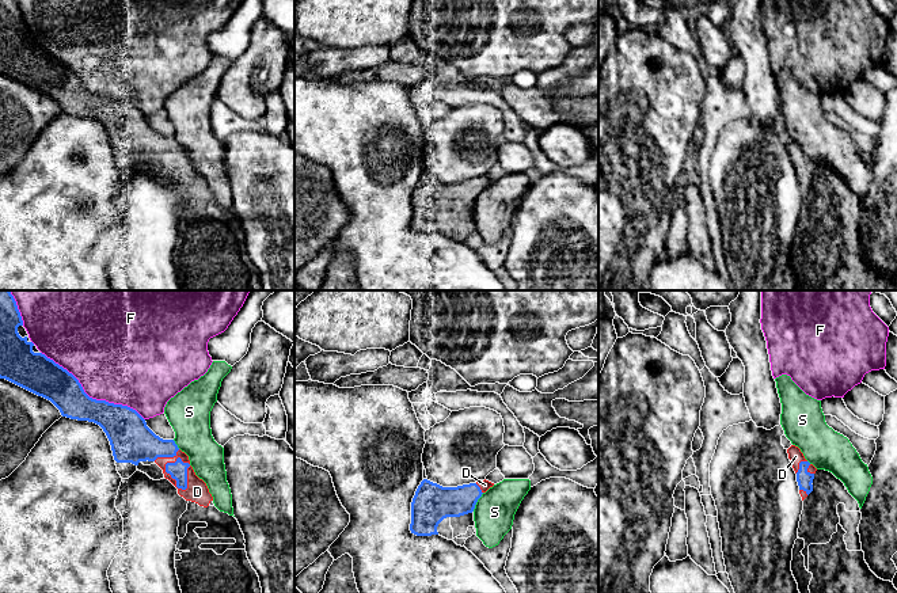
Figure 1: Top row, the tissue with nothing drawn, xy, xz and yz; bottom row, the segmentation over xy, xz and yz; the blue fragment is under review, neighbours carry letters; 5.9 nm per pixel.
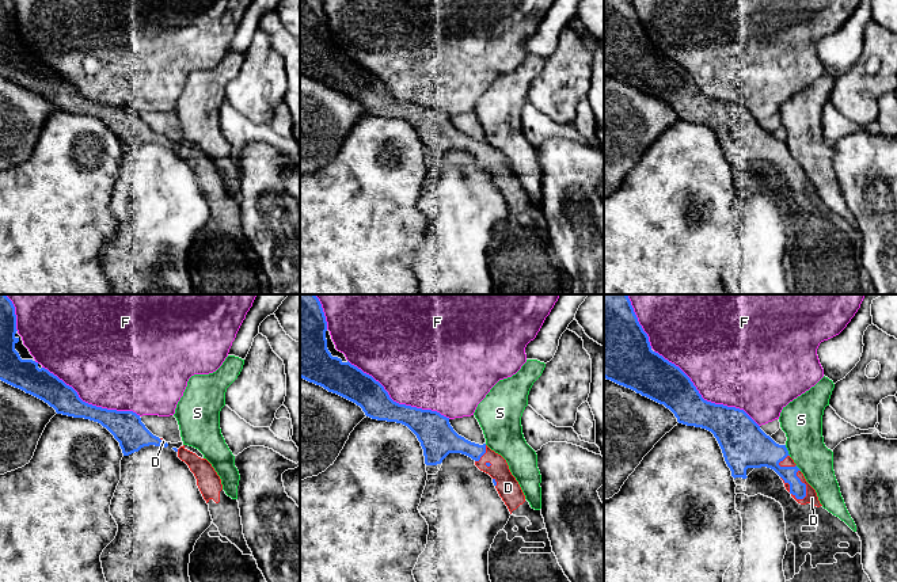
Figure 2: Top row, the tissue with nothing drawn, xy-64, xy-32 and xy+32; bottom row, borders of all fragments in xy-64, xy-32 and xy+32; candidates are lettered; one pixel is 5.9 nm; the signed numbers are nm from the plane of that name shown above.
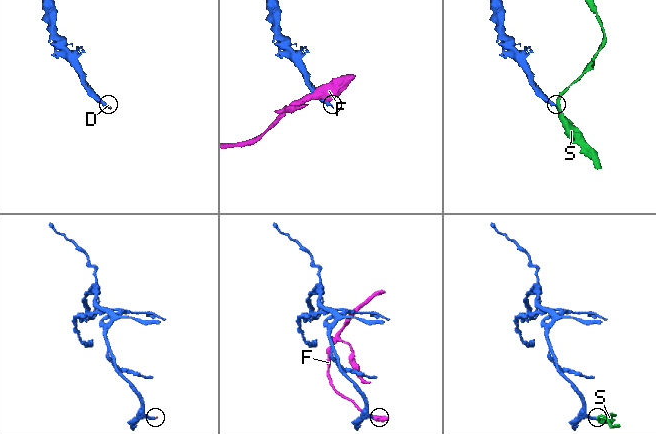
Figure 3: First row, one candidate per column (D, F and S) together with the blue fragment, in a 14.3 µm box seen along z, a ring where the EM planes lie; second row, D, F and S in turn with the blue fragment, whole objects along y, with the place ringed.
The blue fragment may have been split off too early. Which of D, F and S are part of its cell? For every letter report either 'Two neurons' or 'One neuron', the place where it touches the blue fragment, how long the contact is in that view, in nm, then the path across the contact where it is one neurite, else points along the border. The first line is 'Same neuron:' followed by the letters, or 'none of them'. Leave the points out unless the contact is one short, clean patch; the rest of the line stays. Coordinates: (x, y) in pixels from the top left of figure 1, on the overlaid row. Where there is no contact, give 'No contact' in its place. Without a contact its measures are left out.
Same neuron: D
D: One neuron. Touches blue at xy (182, 462). Shared border 260 nm. Path across: xy (178, 470), (182, 462), (197, 491)
F: Two neurons. Touches blue at xy (91, 398). Shared border 750 nm
S: Two neurons. Touches blue at xz (476, 501). Shared border 130 nm. Boundary: xz (483, 493), (472, 510)

